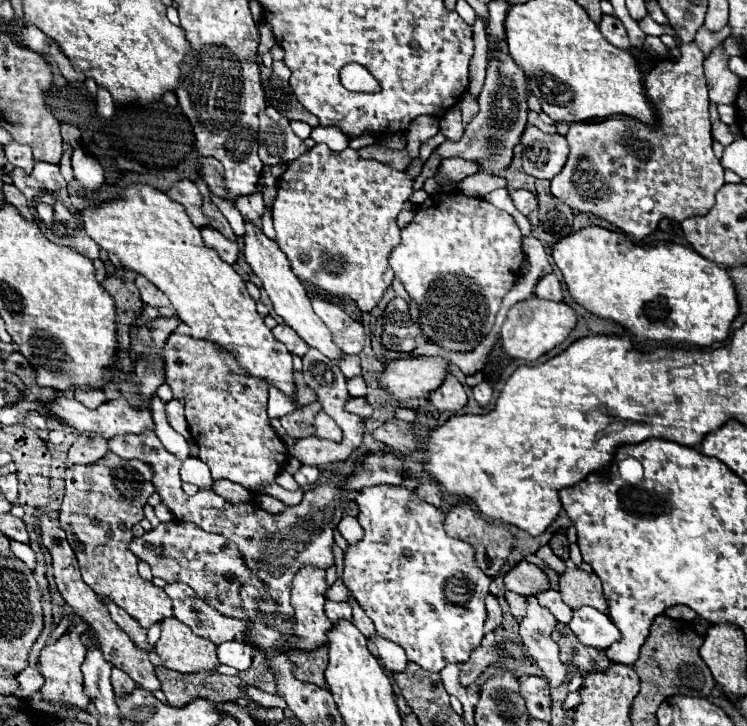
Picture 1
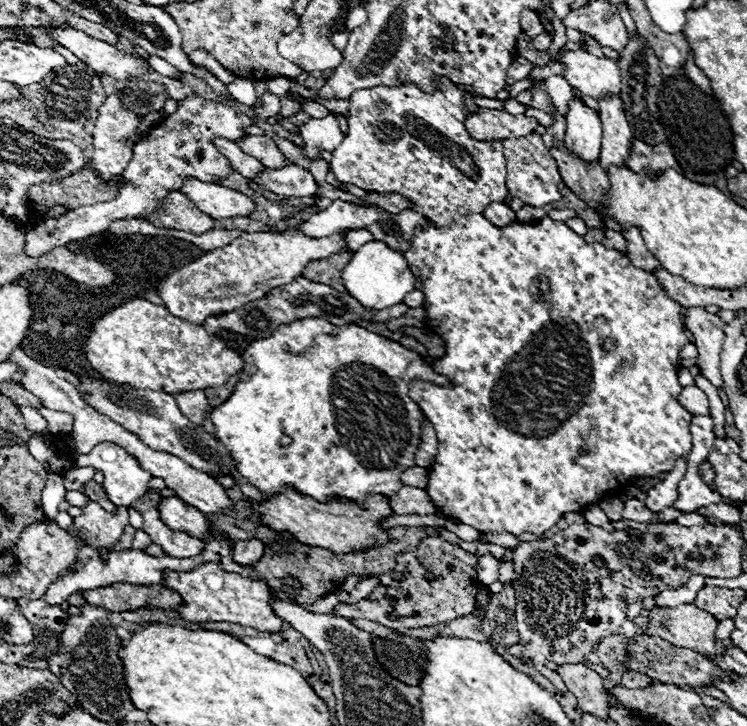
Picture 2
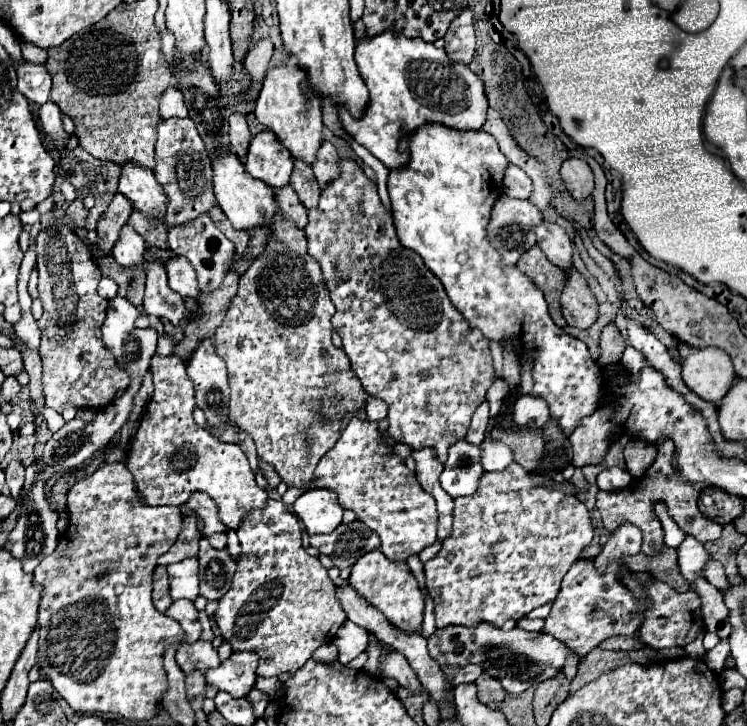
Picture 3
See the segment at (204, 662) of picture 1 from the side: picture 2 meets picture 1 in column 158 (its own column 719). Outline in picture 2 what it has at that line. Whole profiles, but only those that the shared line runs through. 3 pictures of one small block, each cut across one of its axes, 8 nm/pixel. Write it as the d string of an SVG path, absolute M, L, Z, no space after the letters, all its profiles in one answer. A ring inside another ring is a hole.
M680 604L676 608L652 608L652 610L642 610L642 614L636 618L634 622L640 630L644 630L644 634L648 636L656 636L656 638L662 638L674 646L680 646L680 648L688 648L688 650L694 650L706 658L714 658L714 656L724 656L724 642L722 640L716 640L716 628L718 628L718 620L696 608L694 604Z

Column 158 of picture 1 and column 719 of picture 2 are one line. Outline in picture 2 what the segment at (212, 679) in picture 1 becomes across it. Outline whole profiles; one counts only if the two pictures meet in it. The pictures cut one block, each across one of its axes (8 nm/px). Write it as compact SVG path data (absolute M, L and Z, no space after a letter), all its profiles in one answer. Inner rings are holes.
M636 636L636 640L632 640L628 644L628 650L632 650L632 660L626 670L638 670L638 672L650 676L654 682L678 684L678 686L712 686L712 680L724 680L724 682L730 680L730 676L720 666L710 662L708 658L704 658L692 650L674 646L662 638Z

